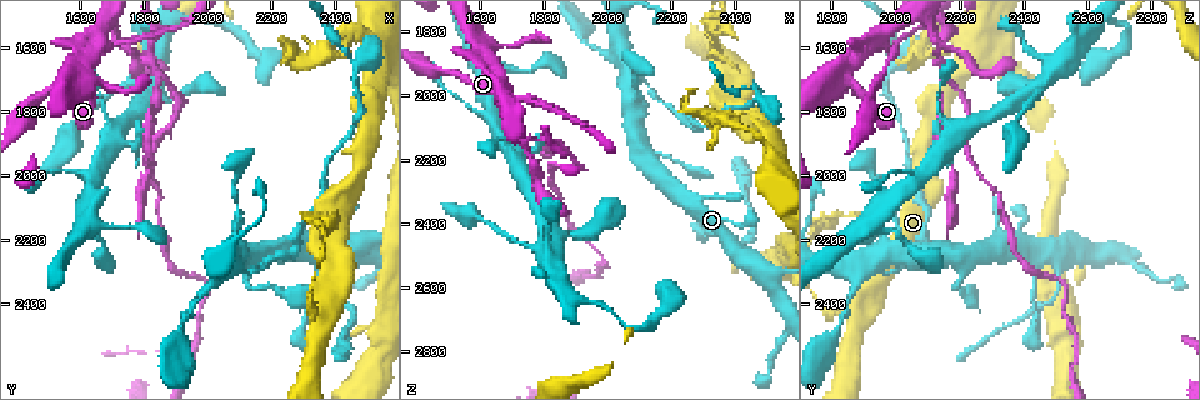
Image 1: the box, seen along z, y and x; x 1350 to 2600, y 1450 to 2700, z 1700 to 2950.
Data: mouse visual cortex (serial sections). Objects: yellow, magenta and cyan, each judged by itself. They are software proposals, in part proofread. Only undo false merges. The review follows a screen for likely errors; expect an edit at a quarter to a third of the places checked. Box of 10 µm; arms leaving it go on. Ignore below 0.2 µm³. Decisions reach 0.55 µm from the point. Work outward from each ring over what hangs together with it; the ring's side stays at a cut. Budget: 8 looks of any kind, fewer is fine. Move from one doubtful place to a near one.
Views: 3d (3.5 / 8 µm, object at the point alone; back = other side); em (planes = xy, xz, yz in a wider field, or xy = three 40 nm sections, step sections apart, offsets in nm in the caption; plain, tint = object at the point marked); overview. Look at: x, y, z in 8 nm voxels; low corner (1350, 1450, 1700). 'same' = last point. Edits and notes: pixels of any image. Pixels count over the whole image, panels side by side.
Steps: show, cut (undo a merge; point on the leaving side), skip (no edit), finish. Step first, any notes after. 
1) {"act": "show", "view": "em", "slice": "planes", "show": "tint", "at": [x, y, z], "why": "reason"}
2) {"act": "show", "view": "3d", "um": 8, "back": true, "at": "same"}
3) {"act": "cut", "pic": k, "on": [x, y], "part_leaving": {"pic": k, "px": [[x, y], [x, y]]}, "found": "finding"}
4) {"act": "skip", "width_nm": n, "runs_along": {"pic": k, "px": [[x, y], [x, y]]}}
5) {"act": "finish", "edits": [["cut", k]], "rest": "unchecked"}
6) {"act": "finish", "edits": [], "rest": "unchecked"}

{"act": "show", "view": "3d", "um": 3.5, "at": [2090, 2270, 1930], "why": "sharp bend"}

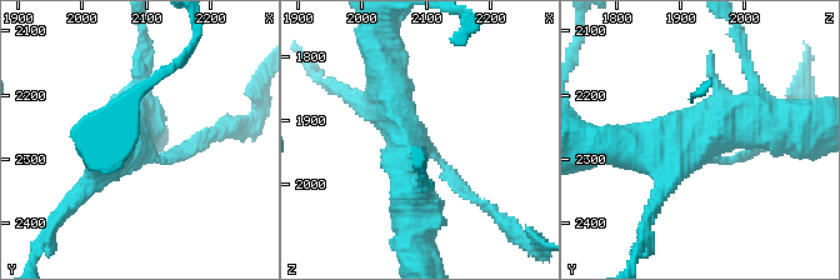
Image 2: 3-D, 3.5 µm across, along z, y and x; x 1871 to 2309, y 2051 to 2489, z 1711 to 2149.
{"act": "show", "view": "em", "slice": "xy", "step": 5, "show": "plain", "at": [2085, 2275, 1935]}

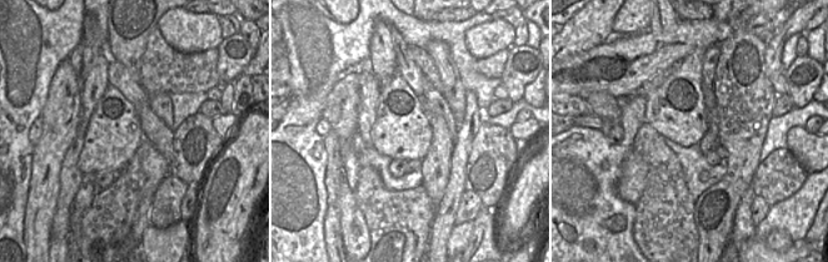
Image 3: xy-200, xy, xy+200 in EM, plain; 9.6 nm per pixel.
{"act": "show", "view": "em", "slice": "xy", "step": 5, "show": "tint", "at": "same", "why": "where the object lies"}

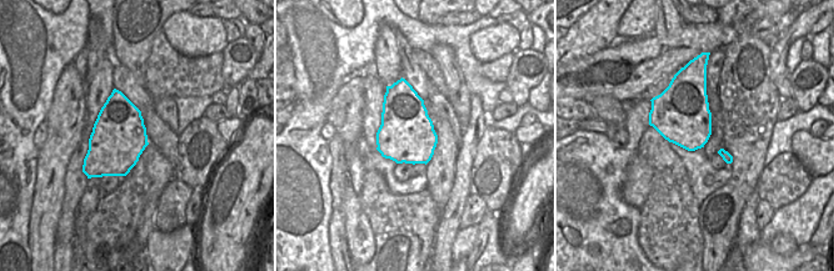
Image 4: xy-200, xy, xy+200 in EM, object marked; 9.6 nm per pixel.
{"act": "cut", "pic": 2, "on": [188, 144], "found": "a second cell is stuck on"}

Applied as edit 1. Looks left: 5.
{"act": "show", "view": "3d", "um": 8, "at": [2360, 2410, 1880], "why": "small branch off a trunk"}

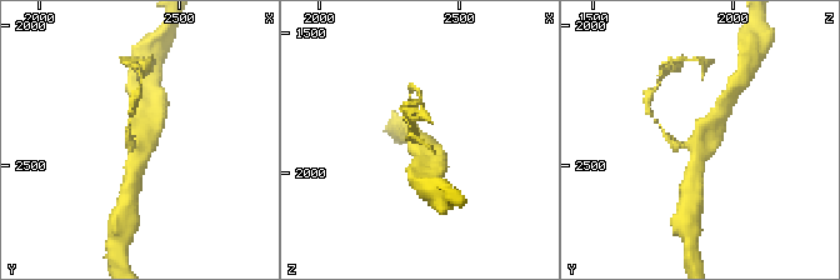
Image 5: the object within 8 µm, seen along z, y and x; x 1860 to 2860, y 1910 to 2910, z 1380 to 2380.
{"act": "show", "view": "em", "slice": "xy", "step": 1, "show": "tint", "at": "same", "why": "shape alone is not enough"}

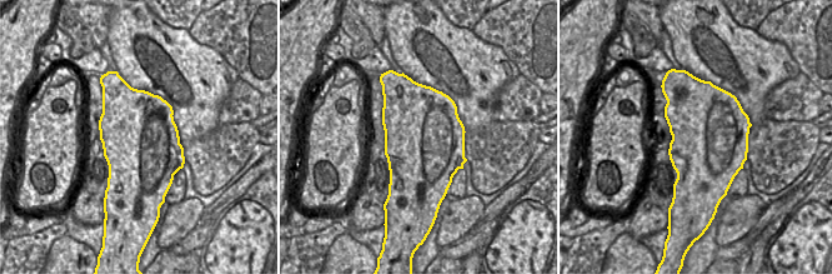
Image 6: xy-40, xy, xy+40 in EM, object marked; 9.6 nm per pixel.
{"act": "skip", "runs_along": {"pic": 5, "px": [[723, 110], [700, 140], [695, 173]]}, "found": "one cell here"}

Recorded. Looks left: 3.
{"act": "show", "view": "3d", "um": 3.5, "at": [1660, 1580, 1940], "why": "abrupt turn"}

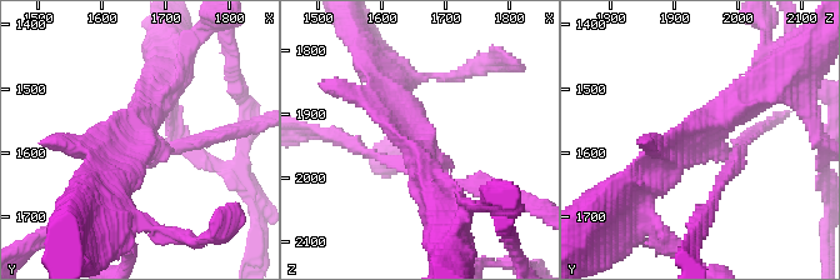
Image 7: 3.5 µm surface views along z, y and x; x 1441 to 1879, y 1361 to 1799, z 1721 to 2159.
{"act": "show", "view": "em", "slice": "xy", "step": 3, "show": "tint", "at": [1665, 1575, 1945], "why": "shape alone is not enough"}

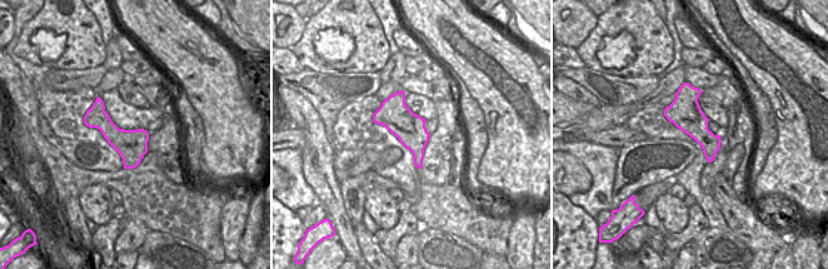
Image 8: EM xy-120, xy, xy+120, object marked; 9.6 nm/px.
{"act": "skip", "found": "one cell here"}

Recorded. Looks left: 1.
{"act": "finish", "edits": [["cut", 2]], "rest": "unchecked"}

